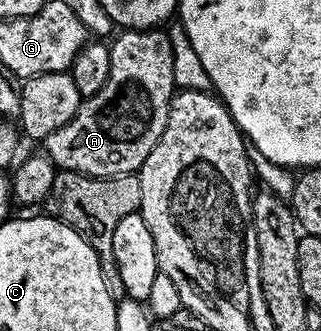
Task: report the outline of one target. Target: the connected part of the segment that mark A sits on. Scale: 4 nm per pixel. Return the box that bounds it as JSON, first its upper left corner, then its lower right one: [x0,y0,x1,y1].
[43,29,175,177]

